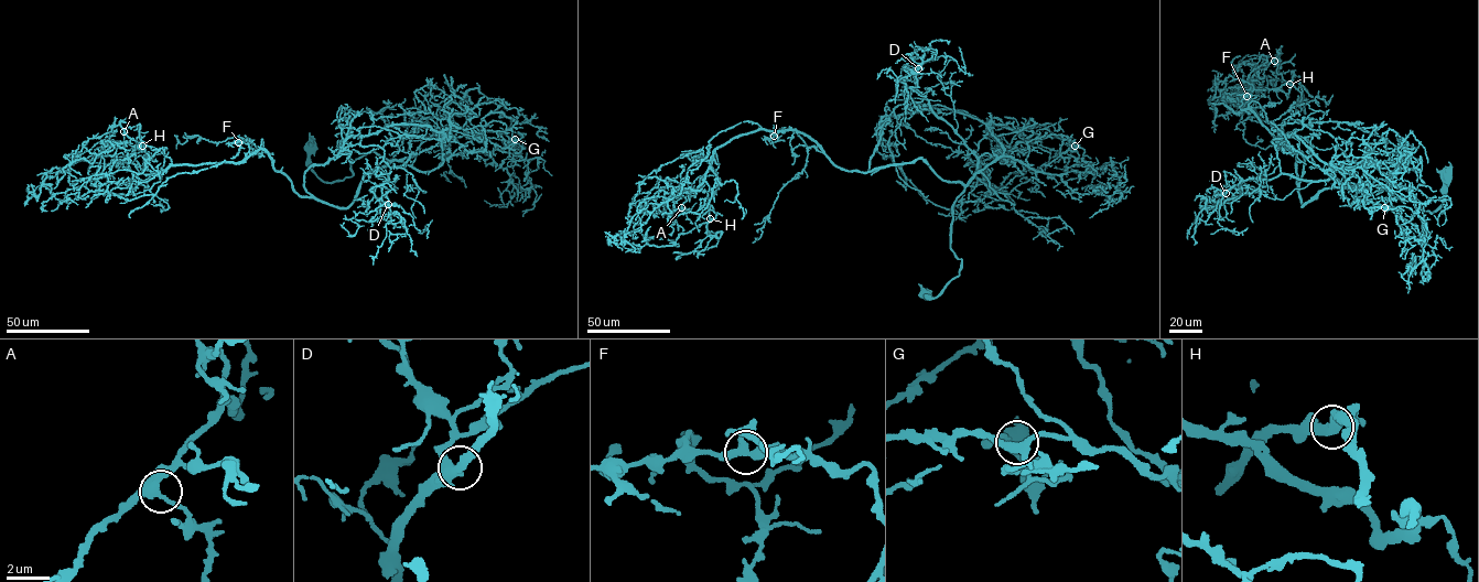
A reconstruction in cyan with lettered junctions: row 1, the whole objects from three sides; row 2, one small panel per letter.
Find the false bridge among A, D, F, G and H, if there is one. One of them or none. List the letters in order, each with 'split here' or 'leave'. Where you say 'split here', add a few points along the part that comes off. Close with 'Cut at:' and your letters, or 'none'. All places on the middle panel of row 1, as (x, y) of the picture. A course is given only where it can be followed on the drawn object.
A: leave
D: leave
F: leave
G: leave
H: leave
Cut at: none

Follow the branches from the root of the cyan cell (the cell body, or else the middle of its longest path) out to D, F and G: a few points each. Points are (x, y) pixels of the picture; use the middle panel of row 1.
D: (922, 294), (932, 299), (959, 273), (962, 261), (950, 243), (952, 203), (978, 161), (916, 88), (918, 68)
F: (922, 294), (932, 299), (959, 273), (950, 236), (964, 186), (919, 158), (846, 171), (803, 133), (774, 136)
G: (922, 294), (932, 299), (959, 273), (951, 209), (973, 175), (1004, 155), (1042, 170), (1075, 146)

